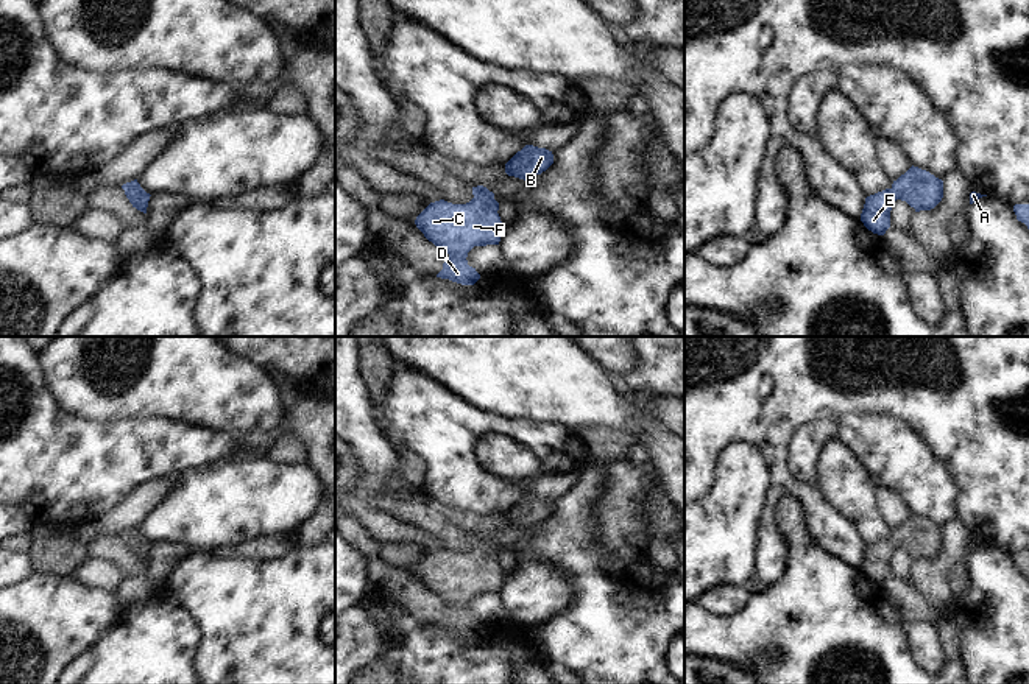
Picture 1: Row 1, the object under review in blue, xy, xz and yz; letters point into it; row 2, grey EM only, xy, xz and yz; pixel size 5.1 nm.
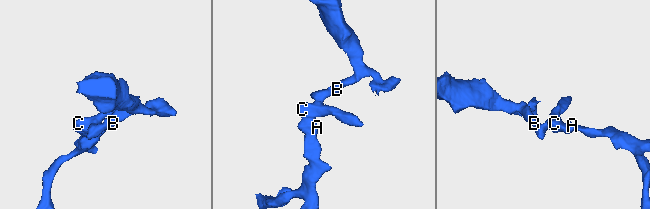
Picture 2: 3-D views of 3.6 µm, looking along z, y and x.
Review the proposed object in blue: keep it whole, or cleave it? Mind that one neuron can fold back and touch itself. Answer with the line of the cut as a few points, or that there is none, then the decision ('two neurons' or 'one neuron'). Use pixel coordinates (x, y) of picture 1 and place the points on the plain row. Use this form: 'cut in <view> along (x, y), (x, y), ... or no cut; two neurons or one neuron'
no cut; one neuron

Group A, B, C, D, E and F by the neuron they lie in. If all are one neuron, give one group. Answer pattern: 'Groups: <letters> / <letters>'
Groups: A B C D E F

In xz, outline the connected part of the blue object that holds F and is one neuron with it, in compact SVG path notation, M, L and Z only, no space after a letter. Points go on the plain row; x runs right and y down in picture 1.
M477 534L472 544L466 553L430 552L415 569L424 586L449 603L437 626L461 634L474 634L480 628L476 617L468 614L468 601L474 595L499 594L505 580L494 542Z

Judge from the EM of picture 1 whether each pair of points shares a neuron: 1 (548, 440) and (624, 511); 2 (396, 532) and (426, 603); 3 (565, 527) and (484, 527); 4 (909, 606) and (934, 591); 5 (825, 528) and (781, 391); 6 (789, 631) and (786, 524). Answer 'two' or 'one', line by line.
1: two
2: two
3: one
4: two
5: one
6: one

